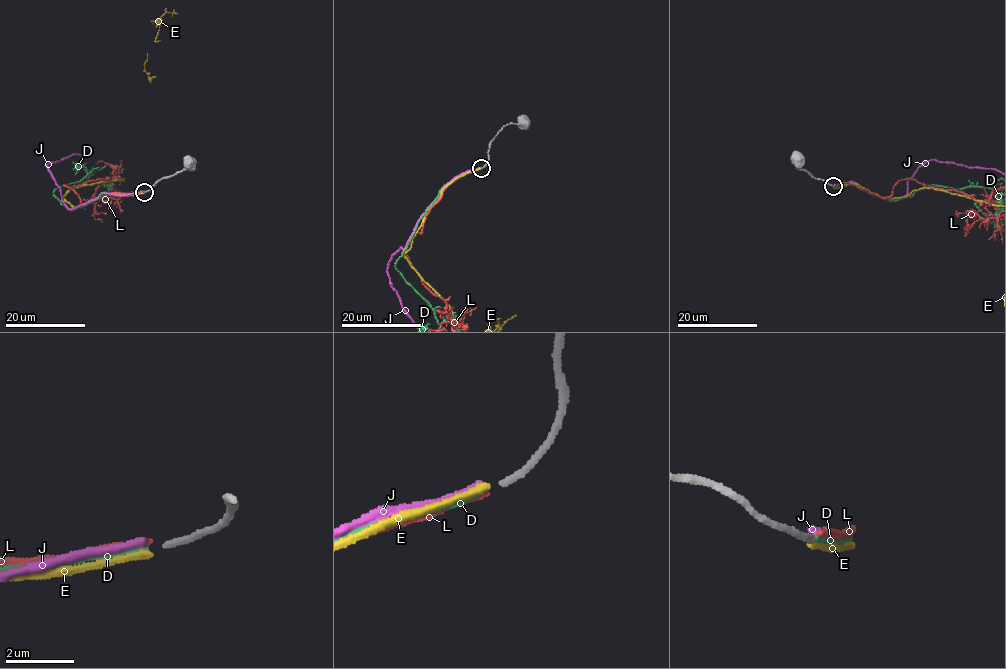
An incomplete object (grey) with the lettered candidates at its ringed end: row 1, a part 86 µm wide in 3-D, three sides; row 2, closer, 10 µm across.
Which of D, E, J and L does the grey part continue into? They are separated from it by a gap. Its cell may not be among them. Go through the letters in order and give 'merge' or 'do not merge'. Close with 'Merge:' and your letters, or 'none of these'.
D: merge
E: do not merge
J: do not merge
L: do not merge
Merge: D

